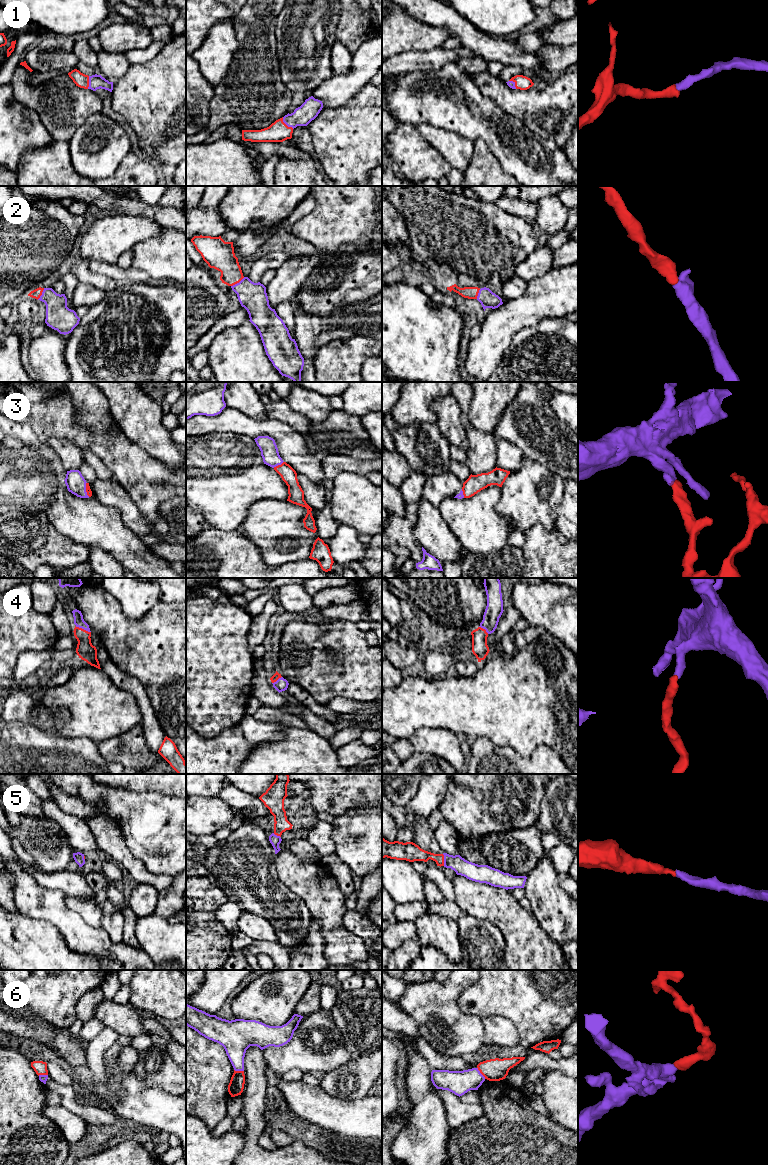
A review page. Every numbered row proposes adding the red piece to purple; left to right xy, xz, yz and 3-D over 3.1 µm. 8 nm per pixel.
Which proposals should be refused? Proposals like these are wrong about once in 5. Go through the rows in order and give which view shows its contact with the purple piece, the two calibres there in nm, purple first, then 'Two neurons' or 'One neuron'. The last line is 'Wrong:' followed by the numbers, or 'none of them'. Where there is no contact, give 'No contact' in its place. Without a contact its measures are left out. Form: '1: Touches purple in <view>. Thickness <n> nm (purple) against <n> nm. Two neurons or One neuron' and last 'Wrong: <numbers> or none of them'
1: Touches purple in xz. Thickness 160 nm (purple) against 160 nm. One neuron
2: Touches purple in xz. Thickness 220 nm (purple) against 220 nm. One neuron
3: Touches purple in xz. Thickness 140 nm (purple) against 120 nm. One neuron
4: Touches purple in xy. Thickness 80 nm (purple) against 150 nm. One neuron
5: Touches purple in yz. Thickness 140 nm (purple) against 130 nm. One neuron
6: Touches purple in yz. Thickness 190 nm (purple) against 180 nm. One neuron
Wrong: none of them

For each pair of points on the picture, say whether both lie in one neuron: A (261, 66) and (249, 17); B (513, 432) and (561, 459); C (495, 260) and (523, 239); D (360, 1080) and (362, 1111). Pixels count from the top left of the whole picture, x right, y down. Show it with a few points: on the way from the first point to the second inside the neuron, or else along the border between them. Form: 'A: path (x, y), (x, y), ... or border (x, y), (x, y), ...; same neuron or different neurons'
A: path (257, 54), (255, 29); same neuron
B: path (525, 432), (534, 432), (549, 447); same neuron
C: path (502, 253), (516, 239); same neuron
D: border (367, 1095), (355, 1099), (337, 1098); different neurons

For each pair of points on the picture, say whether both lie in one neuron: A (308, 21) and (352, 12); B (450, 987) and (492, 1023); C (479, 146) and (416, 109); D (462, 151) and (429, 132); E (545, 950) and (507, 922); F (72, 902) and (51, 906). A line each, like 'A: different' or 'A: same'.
A: different
B: different
C: different
D: same
E: same
F: different

